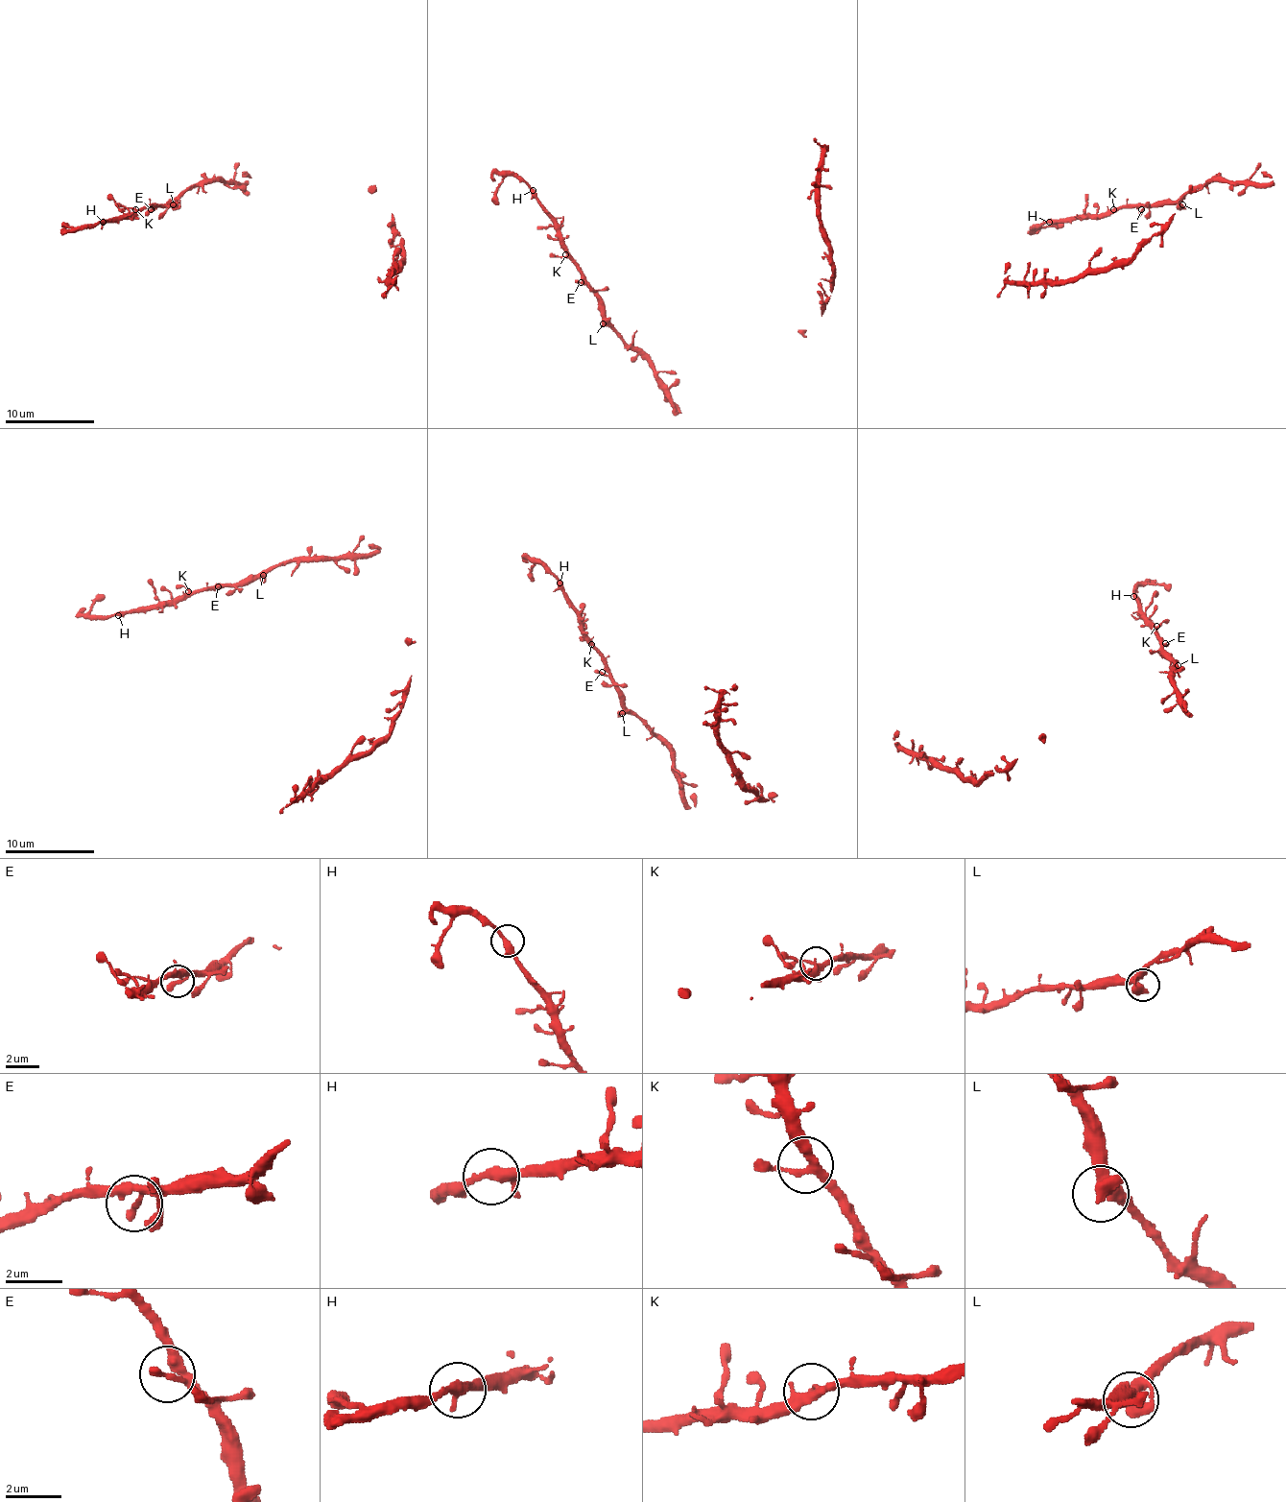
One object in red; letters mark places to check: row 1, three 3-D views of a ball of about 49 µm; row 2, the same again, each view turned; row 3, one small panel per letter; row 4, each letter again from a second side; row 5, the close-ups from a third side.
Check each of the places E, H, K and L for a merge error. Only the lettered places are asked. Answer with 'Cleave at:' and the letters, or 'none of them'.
Cleave at: none of them

